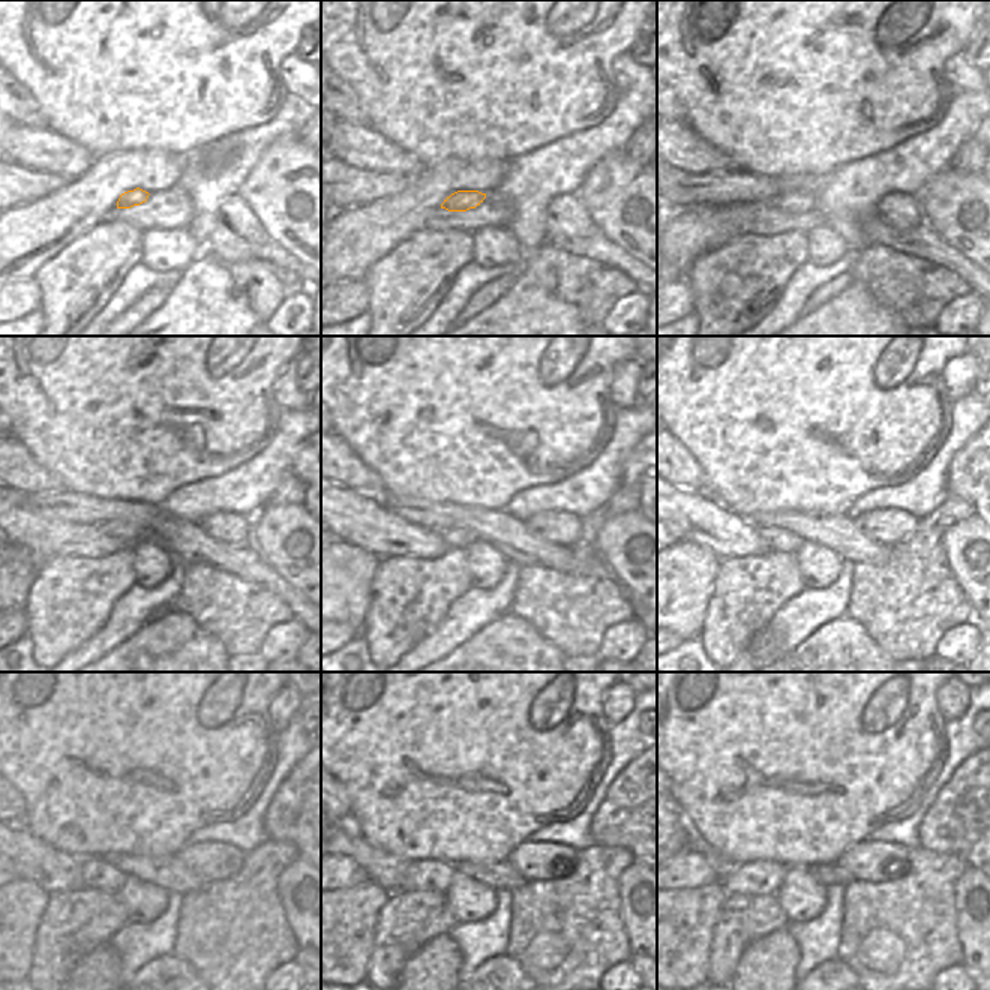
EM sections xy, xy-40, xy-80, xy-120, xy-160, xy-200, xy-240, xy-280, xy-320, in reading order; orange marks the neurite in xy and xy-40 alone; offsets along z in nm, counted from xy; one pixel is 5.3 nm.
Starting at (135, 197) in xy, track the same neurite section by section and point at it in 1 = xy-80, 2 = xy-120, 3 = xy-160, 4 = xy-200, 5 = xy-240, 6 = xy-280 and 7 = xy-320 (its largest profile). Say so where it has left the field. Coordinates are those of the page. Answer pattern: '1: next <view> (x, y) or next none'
1: next xy-80 (792, 203)
2: next xy-120 (131, 533)
3: next xy-160 (461, 539)
4: next xy-200 (780, 540)
5: next xy-240 (98, 873)
6: next xy-280 (428, 875)
7: next xy-320 (761, 876)

